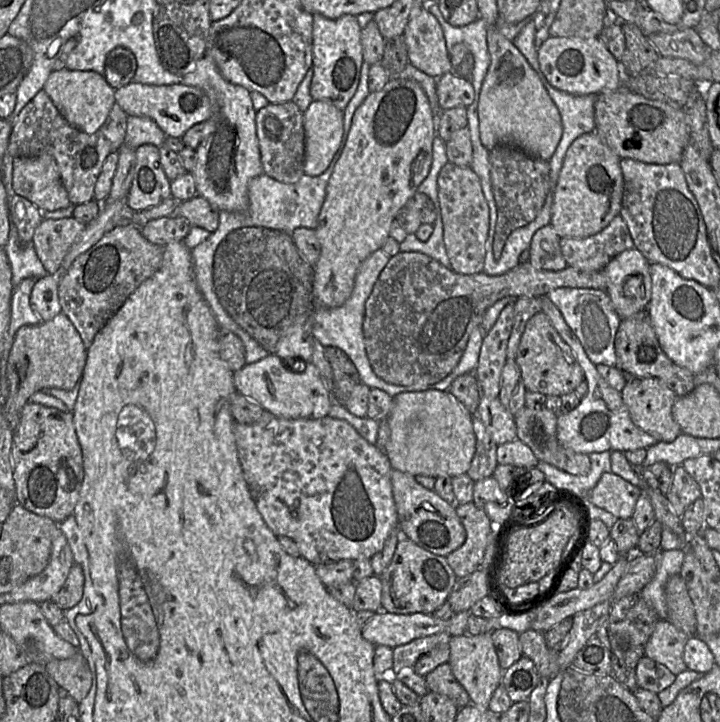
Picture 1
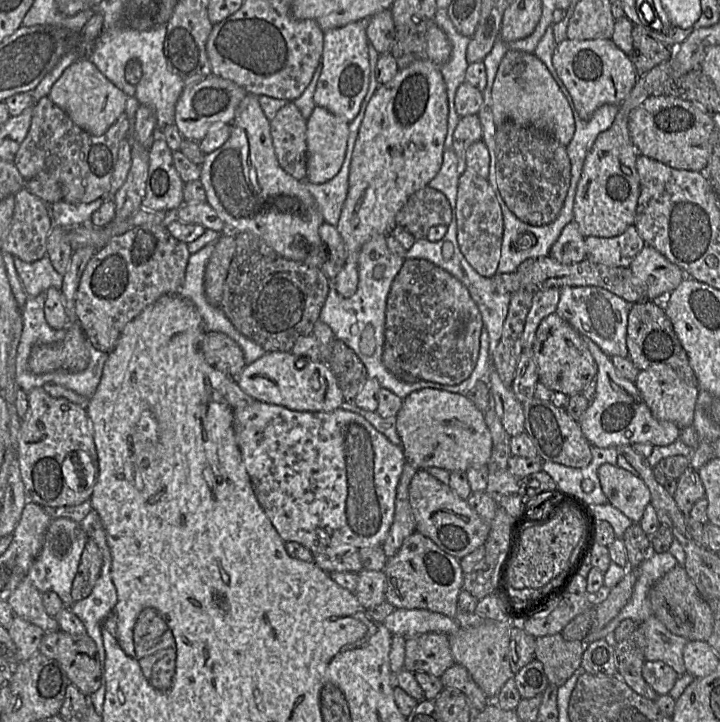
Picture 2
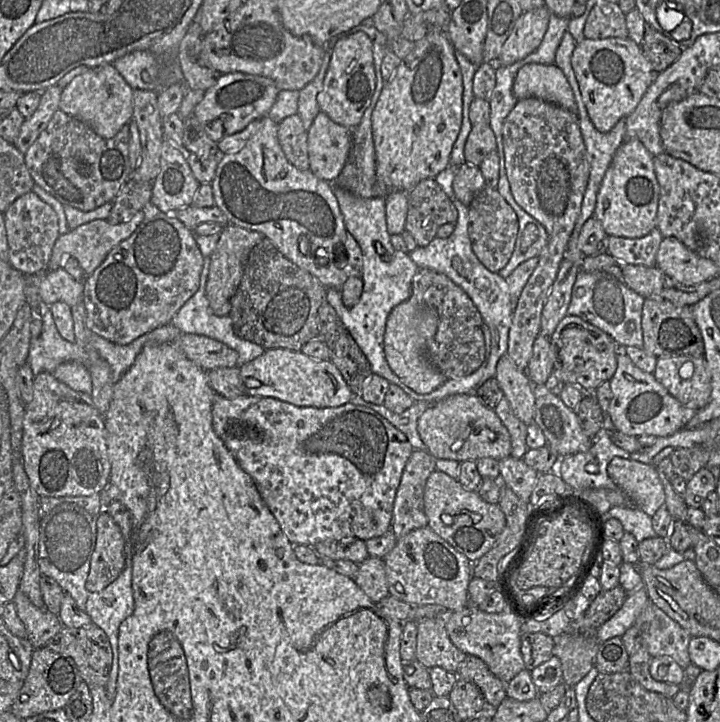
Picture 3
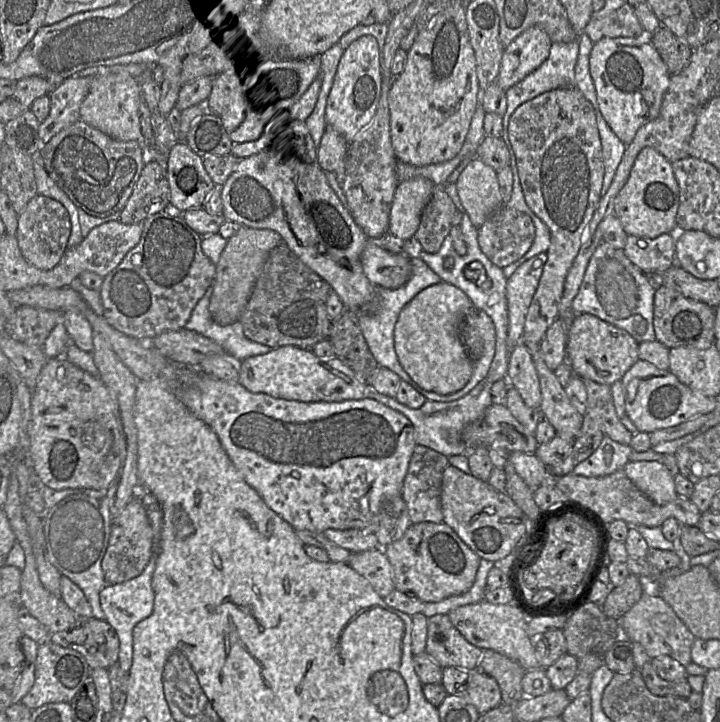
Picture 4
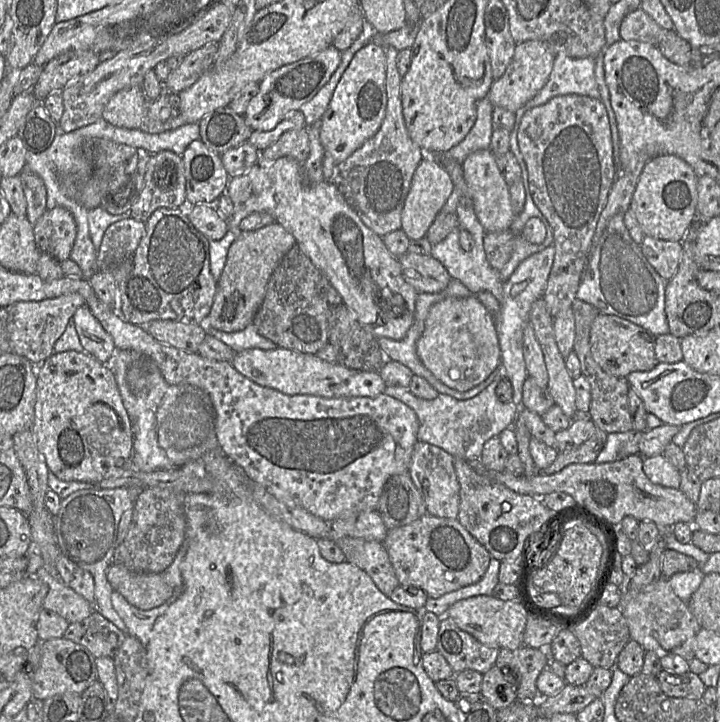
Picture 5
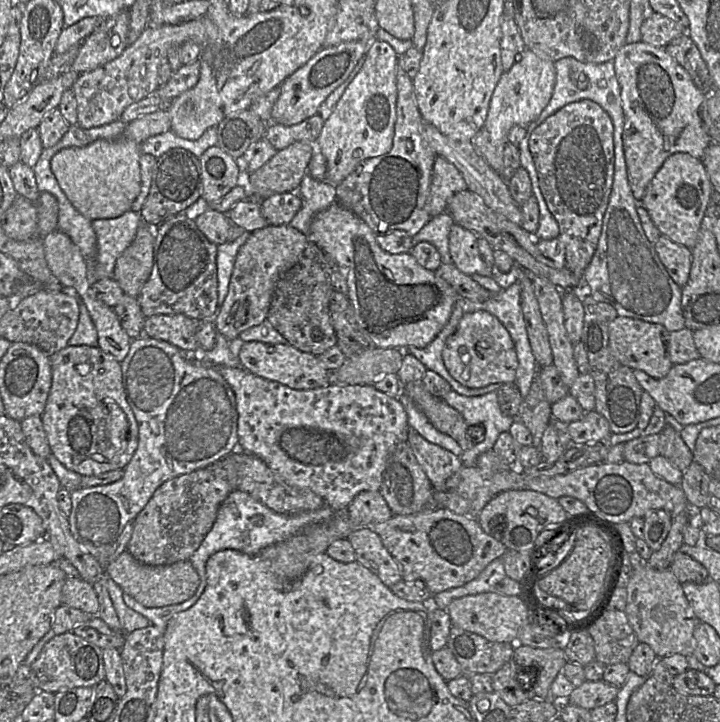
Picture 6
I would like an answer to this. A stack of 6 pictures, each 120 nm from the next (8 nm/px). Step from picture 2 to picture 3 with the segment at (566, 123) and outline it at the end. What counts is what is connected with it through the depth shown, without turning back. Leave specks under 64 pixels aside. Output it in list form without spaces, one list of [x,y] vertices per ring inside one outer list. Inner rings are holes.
[[[554,64],[524,65],[517,72],[512,90],[518,101],[535,97],[577,114],[571,86],[563,71]]]

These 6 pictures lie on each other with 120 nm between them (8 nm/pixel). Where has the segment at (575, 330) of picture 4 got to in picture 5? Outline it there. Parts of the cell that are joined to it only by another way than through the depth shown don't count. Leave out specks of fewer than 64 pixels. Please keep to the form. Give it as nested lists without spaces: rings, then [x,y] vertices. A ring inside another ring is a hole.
[[[599,314],[590,331],[594,360],[608,374],[627,377],[634,371],[649,371],[659,364],[655,356],[655,338],[641,326],[614,315]]]

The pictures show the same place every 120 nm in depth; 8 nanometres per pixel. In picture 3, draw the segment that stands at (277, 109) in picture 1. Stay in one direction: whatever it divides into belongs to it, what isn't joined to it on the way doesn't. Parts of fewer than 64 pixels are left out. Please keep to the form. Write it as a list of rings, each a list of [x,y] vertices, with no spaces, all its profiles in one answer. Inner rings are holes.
[[[298,113],[277,124],[277,137],[287,160],[299,170],[308,170],[308,132]]]

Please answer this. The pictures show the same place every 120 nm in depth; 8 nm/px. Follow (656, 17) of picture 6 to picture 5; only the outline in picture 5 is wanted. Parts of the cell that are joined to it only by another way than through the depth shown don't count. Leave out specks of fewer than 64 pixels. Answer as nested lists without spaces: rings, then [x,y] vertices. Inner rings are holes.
[[[640,8],[627,14],[619,28],[622,40],[638,41],[655,46],[667,32],[668,30],[661,28]]]

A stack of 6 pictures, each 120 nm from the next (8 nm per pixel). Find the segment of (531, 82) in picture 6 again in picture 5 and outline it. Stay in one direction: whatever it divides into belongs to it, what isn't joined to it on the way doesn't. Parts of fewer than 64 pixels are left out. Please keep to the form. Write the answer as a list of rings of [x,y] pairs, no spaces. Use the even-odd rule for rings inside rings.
[[[529,40],[517,44],[511,63],[503,76],[494,81],[486,98],[493,107],[501,107],[516,113],[546,85],[553,69],[554,58],[554,52],[543,42]],[[490,149],[470,154],[462,163],[468,197],[474,213],[486,232],[503,231],[510,228],[515,219],[509,185],[498,167],[495,154]]]

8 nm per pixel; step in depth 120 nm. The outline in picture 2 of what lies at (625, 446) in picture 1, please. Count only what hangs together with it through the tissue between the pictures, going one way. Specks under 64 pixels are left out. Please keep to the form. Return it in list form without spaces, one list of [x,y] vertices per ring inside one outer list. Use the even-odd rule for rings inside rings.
[[[587,337],[584,339],[598,368],[595,398],[578,421],[583,435],[591,446],[609,448],[639,443],[666,446],[678,440],[681,429],[672,422],[656,419],[634,382],[622,378],[615,370],[611,358]]]

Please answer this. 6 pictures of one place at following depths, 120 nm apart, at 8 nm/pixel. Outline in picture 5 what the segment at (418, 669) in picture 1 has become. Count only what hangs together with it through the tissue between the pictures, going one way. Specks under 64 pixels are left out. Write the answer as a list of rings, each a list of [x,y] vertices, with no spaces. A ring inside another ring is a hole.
[[[448,615],[440,618],[436,651],[446,659],[455,673],[474,670],[484,674],[495,665],[500,648],[483,645],[468,632],[461,630]]]

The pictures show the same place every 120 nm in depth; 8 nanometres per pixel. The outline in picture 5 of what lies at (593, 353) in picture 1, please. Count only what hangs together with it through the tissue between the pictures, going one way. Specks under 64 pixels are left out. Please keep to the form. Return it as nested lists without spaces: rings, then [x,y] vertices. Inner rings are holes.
[[[619,213],[609,220],[600,239],[592,246],[576,299],[593,305],[600,314],[618,316],[658,337],[669,333],[665,314],[666,284],[667,280],[648,263],[641,246],[630,236],[624,214]]]

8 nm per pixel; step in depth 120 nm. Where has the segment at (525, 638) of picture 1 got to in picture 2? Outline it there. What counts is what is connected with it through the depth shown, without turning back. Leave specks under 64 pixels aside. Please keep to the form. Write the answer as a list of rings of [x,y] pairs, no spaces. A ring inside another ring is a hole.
[[[560,633],[536,637],[535,658],[543,664],[549,683],[563,685],[580,669],[584,641],[565,640]]]

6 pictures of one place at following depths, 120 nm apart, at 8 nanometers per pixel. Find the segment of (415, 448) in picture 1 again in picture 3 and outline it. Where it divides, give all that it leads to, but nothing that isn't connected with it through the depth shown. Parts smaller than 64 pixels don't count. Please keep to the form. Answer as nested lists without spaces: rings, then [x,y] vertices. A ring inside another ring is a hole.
[[[455,394],[431,406],[420,416],[417,431],[428,451],[436,459],[450,459],[459,462],[476,461],[479,458],[489,457],[498,461],[510,456],[511,437],[493,408],[486,407],[475,394]]]

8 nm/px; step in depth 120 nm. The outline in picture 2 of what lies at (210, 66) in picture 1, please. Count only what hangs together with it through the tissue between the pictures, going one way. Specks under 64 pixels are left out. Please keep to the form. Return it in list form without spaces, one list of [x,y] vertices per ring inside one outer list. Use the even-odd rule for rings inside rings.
[[[248,93],[238,105],[228,140],[218,149],[206,154],[201,164],[200,182],[206,192],[206,202],[226,225],[226,231],[249,232],[263,239],[280,256],[321,269],[327,260],[319,227],[323,215],[305,182],[286,173],[277,160],[270,132],[270,121],[265,116],[258,98]]]

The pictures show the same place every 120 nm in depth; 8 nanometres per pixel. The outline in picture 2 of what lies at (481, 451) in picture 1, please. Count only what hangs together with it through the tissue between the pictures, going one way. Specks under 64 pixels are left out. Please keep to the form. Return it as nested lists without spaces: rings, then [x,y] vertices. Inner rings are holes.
[[[489,407],[484,413],[485,423],[492,438],[491,456],[486,464],[489,473],[507,469],[510,451],[511,436],[505,431],[500,419],[493,407]]]

